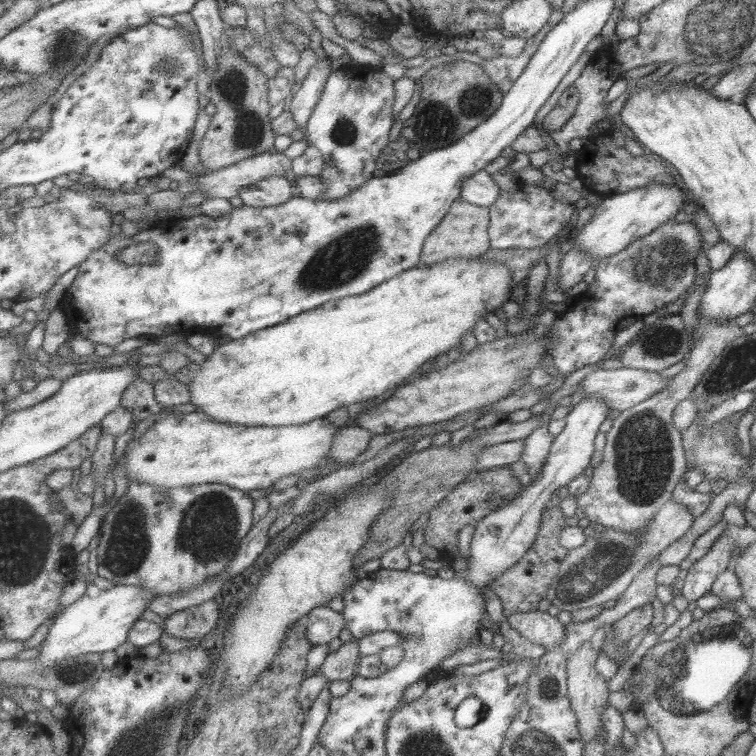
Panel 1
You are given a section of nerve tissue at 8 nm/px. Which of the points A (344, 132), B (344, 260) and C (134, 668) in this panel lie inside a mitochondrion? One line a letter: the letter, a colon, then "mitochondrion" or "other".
A: mitochondrion
B: mitochondrion
C: other

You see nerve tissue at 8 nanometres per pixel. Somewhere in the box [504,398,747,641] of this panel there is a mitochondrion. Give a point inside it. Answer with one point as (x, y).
(644, 450)

